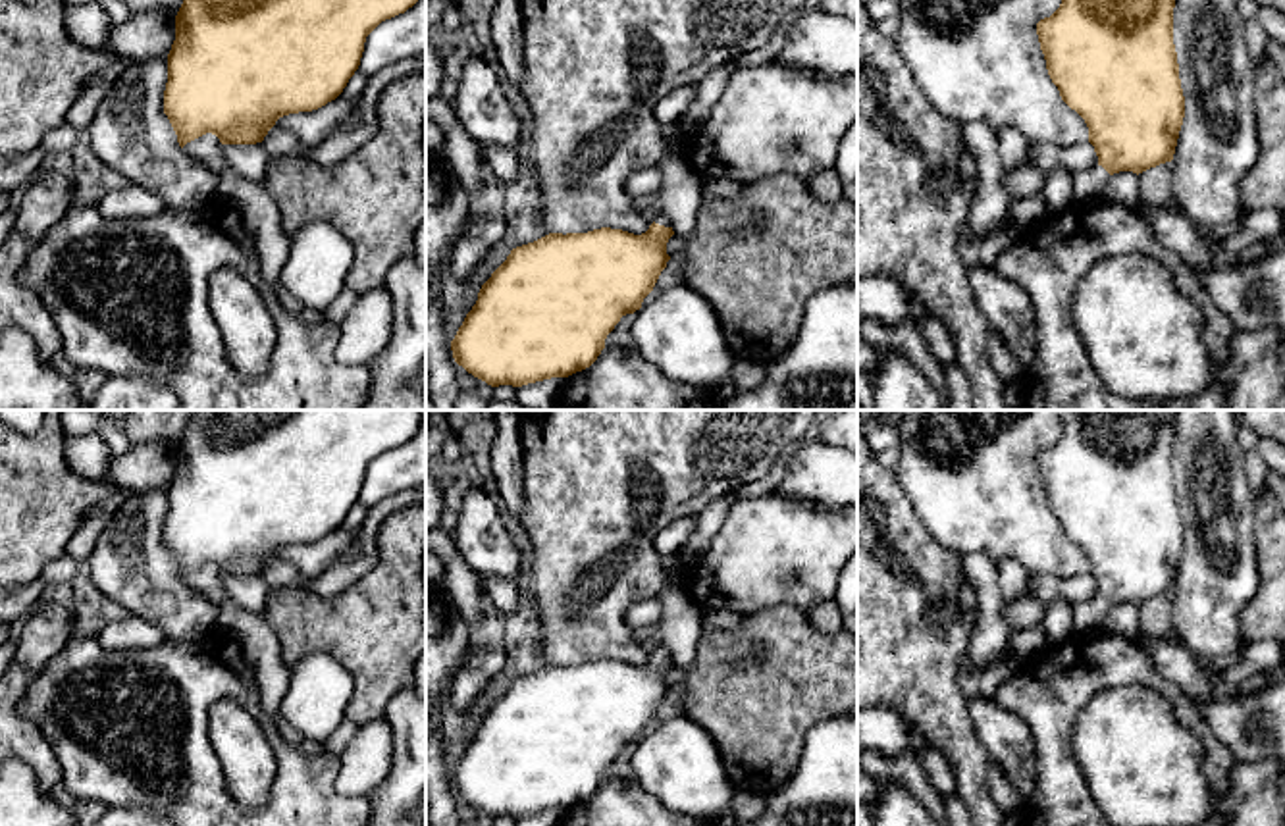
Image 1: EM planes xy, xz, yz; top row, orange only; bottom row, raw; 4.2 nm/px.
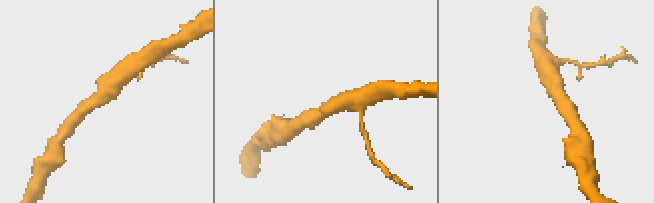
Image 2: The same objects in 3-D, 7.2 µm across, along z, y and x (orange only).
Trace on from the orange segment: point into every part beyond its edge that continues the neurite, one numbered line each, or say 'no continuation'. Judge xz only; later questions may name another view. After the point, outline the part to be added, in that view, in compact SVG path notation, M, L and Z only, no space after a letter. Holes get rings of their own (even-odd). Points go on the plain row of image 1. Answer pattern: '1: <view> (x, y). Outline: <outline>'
1: xz (650, 634). Outline: M655 626L645 628L642 632L642 637L653 647L653 653L665 658L672 658L669 649L661 643L659 633L655 630Z

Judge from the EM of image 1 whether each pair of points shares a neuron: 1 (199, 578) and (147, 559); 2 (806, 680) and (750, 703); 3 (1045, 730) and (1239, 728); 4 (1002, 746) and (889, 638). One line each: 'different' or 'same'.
1: different
2: same
3: different
4: different

